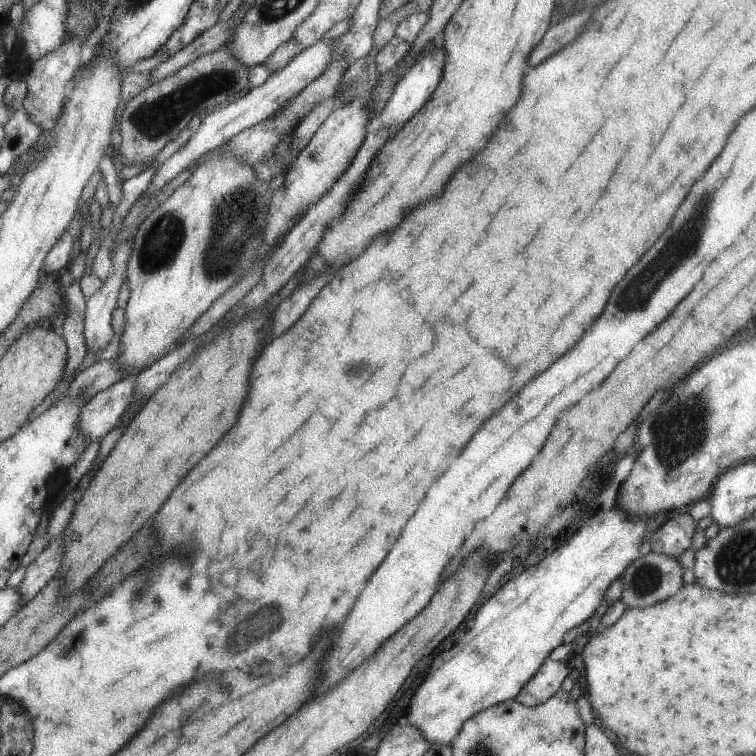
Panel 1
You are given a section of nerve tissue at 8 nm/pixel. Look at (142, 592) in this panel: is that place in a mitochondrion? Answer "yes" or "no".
yes

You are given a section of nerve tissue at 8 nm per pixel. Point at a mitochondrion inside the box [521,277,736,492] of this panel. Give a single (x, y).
(683, 428)

